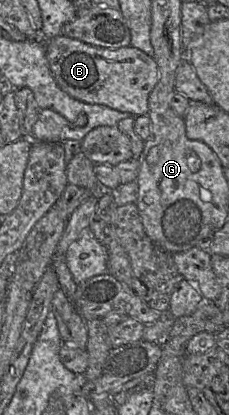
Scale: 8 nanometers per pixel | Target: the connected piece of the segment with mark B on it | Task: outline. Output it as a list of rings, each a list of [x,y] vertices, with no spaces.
[[[64,35],[45,40],[45,46],[55,82],[71,97],[89,104],[105,105],[135,118],[148,114],[148,97],[159,80],[159,68],[152,56],[130,45],[109,49]]]

